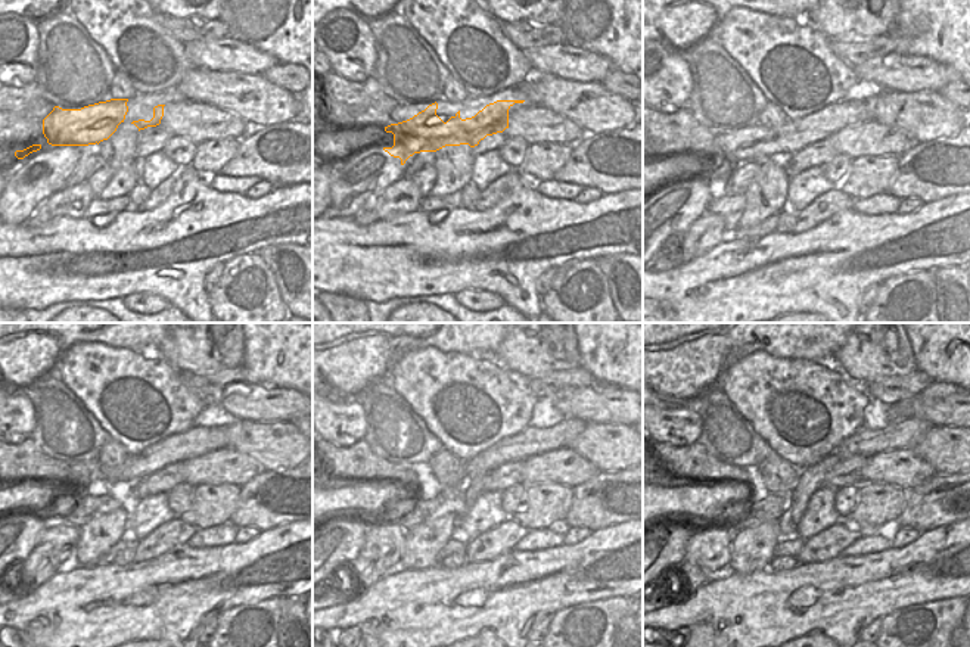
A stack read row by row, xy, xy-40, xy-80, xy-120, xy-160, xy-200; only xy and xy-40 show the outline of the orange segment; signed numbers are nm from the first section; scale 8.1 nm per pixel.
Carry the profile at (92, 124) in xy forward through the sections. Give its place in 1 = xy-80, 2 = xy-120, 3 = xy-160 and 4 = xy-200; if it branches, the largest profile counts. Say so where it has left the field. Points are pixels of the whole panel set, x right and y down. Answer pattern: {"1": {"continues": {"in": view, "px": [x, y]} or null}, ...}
{"1": {"continues": {"in": "xy-80", "px": [742, 145]}}, "2": {"continues": {"in": "xy-120", "px": [176, 448]}}, "3": {"continues": {"in": "xy-160", "px": [531, 441]}}, "4": {"continues": {"in": "xy-200", "px": [907, 432]}}}

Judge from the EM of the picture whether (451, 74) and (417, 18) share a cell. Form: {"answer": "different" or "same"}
{"answer": "same"}

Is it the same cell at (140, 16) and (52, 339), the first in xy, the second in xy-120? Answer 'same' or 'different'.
different

